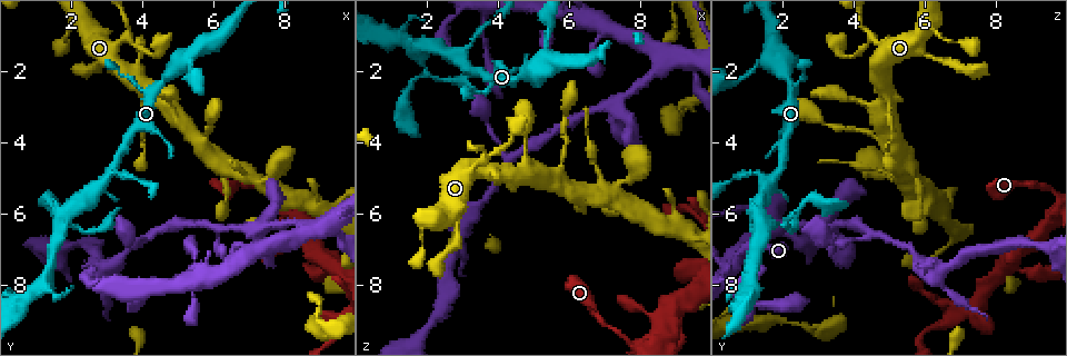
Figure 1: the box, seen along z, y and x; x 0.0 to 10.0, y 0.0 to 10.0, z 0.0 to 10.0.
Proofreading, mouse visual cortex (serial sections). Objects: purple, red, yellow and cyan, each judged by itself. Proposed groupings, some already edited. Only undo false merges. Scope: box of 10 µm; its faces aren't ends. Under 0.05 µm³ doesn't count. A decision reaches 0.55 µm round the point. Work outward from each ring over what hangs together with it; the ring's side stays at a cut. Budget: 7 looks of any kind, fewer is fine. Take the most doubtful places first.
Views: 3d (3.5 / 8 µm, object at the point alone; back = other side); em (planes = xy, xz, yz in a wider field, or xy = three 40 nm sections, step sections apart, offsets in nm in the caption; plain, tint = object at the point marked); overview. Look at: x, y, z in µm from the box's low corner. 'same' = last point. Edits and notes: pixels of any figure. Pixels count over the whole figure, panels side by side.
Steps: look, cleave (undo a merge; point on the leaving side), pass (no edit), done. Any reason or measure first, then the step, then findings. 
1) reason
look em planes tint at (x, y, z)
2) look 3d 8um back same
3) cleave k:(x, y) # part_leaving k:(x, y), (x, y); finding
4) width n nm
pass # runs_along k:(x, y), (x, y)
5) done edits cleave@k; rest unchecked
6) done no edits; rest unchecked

a fork
look 3d 3.5um at (1.95, 6.30, 2.10)

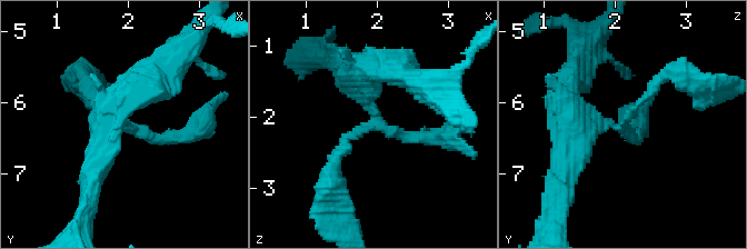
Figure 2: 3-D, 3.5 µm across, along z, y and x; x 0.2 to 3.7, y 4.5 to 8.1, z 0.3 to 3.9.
now the EM
look em xy step 1 tint at (2.00, 6.35, 2.10)

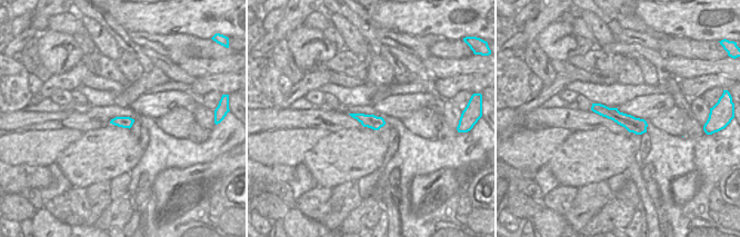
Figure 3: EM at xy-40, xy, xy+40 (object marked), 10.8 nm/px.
arm_widths 150, 150, 350 nm
pass # runs_along 2:(563, 101), (623, 128), (659, 80); all the same cell

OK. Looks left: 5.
three-way junction
look 3d 3.5um at (9.25, 6.00, 6.50)

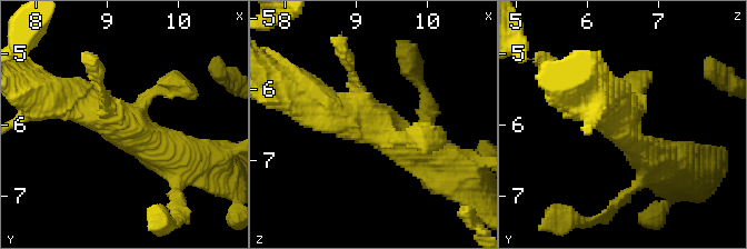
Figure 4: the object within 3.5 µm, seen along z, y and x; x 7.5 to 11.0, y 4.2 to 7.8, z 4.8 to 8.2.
look em xy step 3 tint at (9.25, 6.05, 6.50)

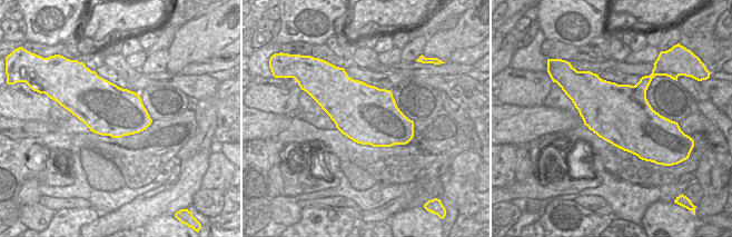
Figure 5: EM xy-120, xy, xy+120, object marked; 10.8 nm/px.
cut it another way
look em xy step 1 tint same

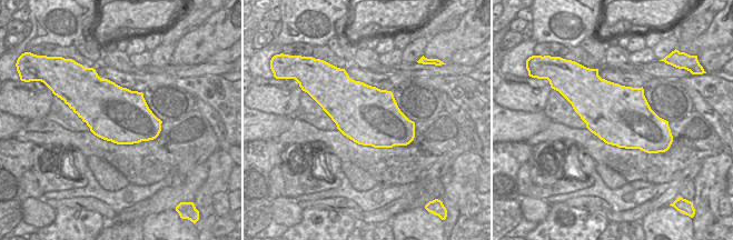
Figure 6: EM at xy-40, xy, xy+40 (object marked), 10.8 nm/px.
pass # runs_along 4:(48, 95), (82, 98), (165, 153); all the same cell

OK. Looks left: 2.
two arms in line, one across
look 3d 8um at (6.95, 7.10, 0.85)

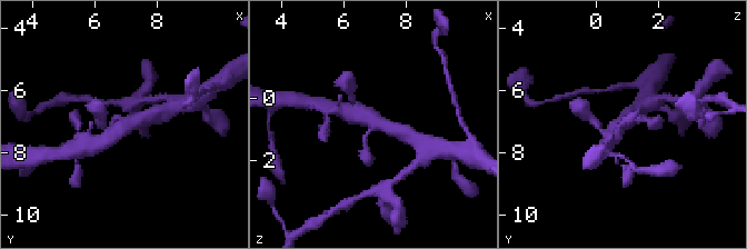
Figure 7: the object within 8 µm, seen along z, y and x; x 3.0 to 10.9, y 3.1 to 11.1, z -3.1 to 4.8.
arms 3; arm_widths 200, 450, 500 nm; shape alone is not enough
look em xy step 5 tint same

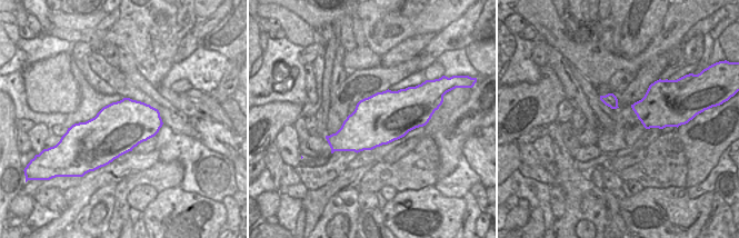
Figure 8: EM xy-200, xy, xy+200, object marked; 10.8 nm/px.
pass # runs_along 7:(365, 150), (365, 136), (376, 123), (404, 135); all the same cell

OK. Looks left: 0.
done no edits; rest unchecked

